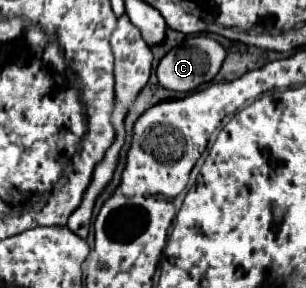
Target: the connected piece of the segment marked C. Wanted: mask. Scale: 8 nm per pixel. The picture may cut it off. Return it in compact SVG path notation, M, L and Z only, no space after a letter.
M192 36L192 40L186 42L186 48L184 46L178 46L178 48L172 48L158 64L158 70L156 70L156 76L160 80L160 84L168 90L174 90L174 92L190 92L202 84L208 84L216 78L216 74L220 72L220 66L226 58L226 50L220 42L216 42L214 38L210 36Z

